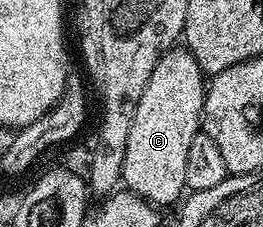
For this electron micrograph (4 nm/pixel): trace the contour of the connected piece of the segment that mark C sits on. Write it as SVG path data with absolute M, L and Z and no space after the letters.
M177 45L166 51L155 65L155 69L151 69L147 89L143 89L143 97L139 97L139 105L135 109L127 133L127 149L121 166L121 183L158 208L165 209L168 203L176 204L182 198L181 191L186 190L187 152L192 138L202 130L201 111L205 108L206 86L207 76L199 69L195 57L184 46Z

